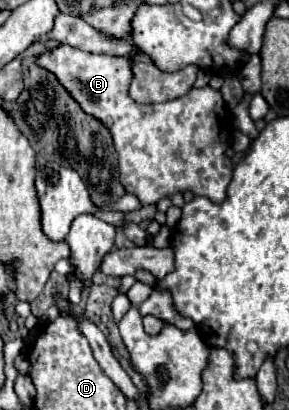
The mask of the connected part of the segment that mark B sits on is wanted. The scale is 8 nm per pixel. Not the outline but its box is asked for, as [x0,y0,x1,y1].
[38,45,232,207]

